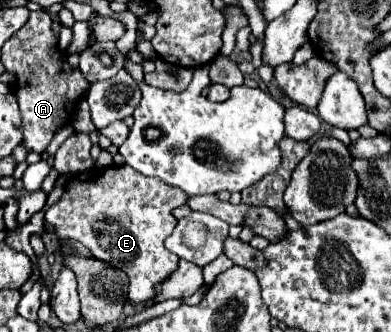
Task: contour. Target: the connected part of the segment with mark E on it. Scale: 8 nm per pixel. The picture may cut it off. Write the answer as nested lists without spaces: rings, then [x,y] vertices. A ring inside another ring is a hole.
[[[109,166],[109,168],[91,168],[83,174],[71,176],[63,184],[61,198],[47,208],[45,220],[51,222],[57,228],[59,238],[71,238],[81,242],[85,248],[91,250],[91,254],[115,268],[121,268],[129,276],[129,300],[131,302],[151,302],[155,296],[155,284],[163,282],[171,272],[177,268],[177,256],[171,254],[163,242],[173,232],[177,220],[173,218],[171,210],[177,206],[183,206],[187,200],[187,194],[175,186],[167,186],[165,182],[159,182],[159,178],[147,178],[139,174],[137,170],[131,170],[131,166]]]

